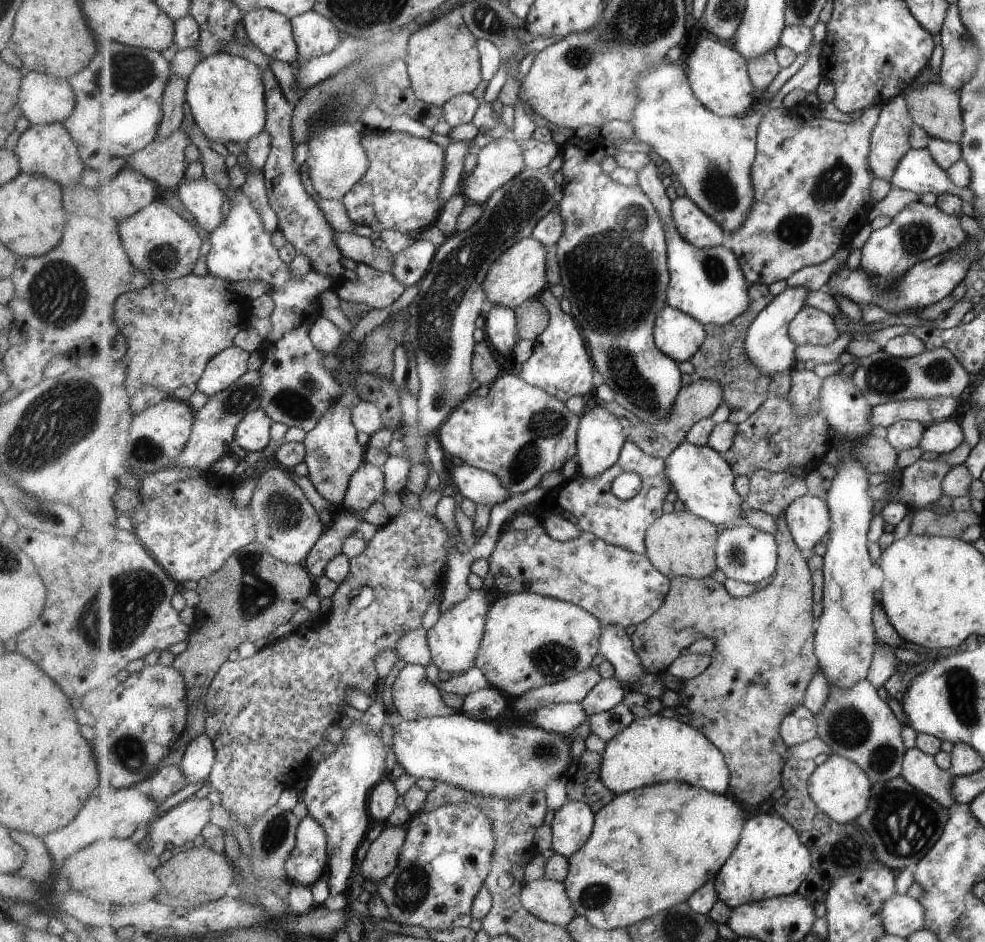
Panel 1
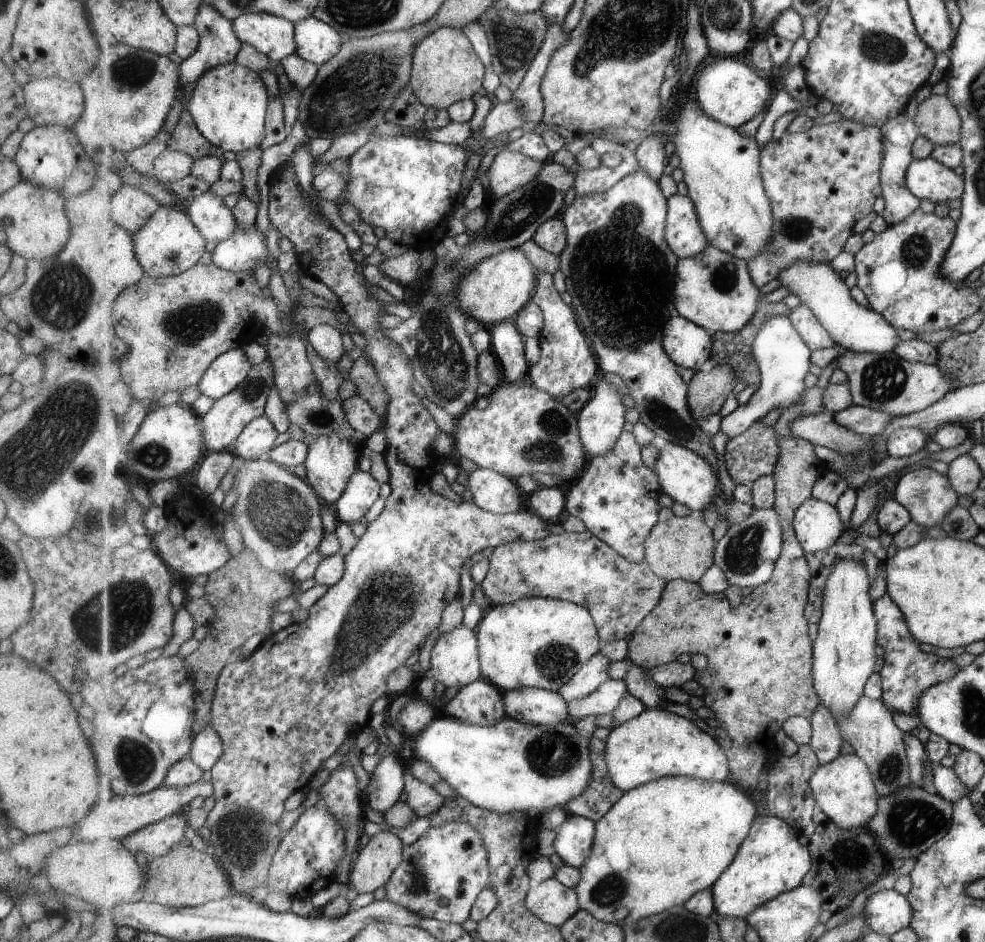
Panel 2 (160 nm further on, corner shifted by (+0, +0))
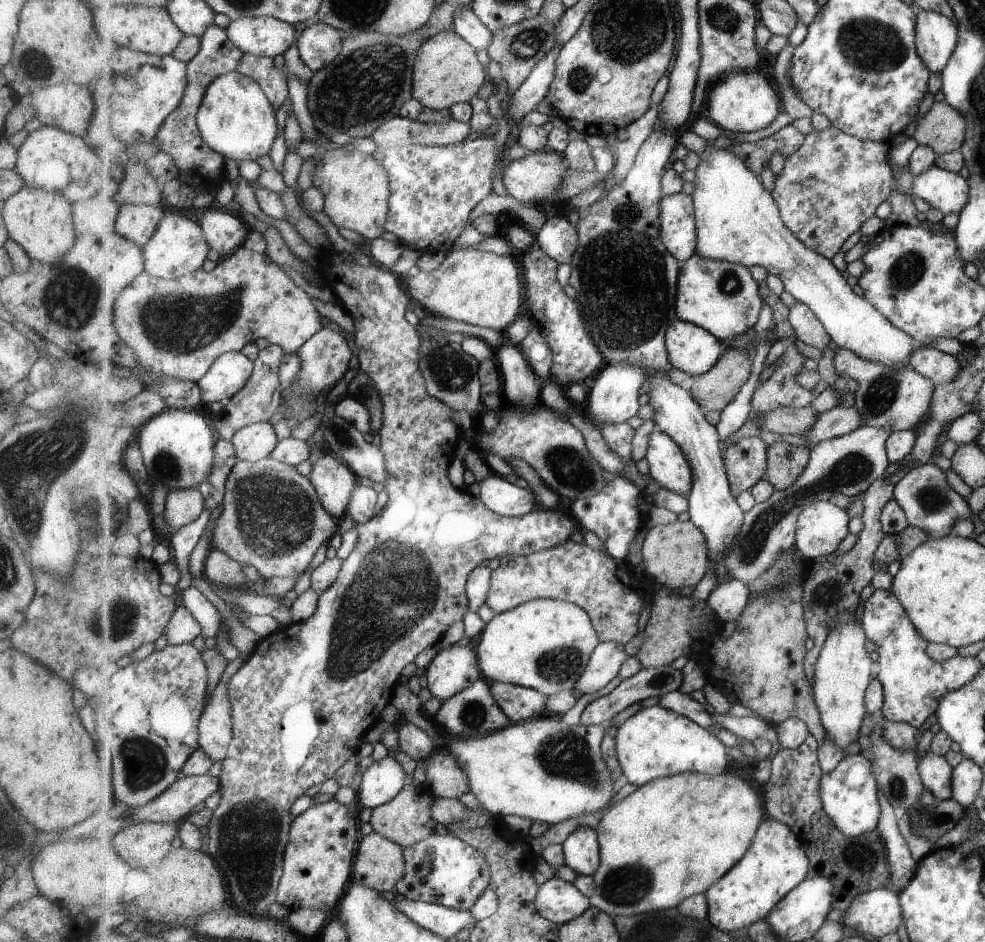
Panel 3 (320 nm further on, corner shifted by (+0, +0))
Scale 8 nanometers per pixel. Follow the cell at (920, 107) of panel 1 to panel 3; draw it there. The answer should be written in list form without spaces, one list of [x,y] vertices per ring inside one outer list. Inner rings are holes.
[[[933,102],[915,126],[912,139],[917,145],[929,146],[935,155],[958,150],[964,143],[967,121],[947,102]]]

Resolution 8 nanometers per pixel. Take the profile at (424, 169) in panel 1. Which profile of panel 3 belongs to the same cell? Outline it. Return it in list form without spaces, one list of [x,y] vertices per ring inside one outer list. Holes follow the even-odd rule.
[[[491,136],[470,139],[461,144],[452,146],[422,146],[417,144],[407,144],[407,146],[397,146],[396,148],[377,148],[373,152],[373,158],[385,166],[389,174],[389,215],[385,222],[386,231],[397,236],[400,244],[405,244],[405,248],[410,248],[418,253],[425,252],[449,252],[453,244],[435,244],[437,238],[451,234],[449,238],[455,242],[463,230],[467,228],[467,220],[471,216],[471,210],[479,206],[491,192],[493,192],[493,178],[495,170],[499,164],[499,158],[505,163],[505,145],[499,146],[495,138]]]

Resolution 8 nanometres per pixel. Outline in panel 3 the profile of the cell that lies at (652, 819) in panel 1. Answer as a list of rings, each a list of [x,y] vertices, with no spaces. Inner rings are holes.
[[[735,768],[719,776],[687,772],[648,781],[614,804],[599,826],[601,866],[593,875],[595,892],[590,897],[591,906],[607,912],[611,918],[633,917],[673,909],[691,896],[706,893],[745,857],[765,814],[761,796],[747,780],[737,775]]]

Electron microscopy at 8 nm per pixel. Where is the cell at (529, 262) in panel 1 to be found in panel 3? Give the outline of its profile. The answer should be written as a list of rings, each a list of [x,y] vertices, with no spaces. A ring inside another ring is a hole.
[[[473,247],[451,249],[446,259],[431,272],[423,272],[418,267],[410,268],[402,278],[414,303],[427,312],[434,311],[438,317],[462,321],[473,326],[497,330],[503,334],[519,318],[519,312],[527,301],[527,284],[523,282],[523,266],[517,264],[515,252],[497,256],[479,252]]]

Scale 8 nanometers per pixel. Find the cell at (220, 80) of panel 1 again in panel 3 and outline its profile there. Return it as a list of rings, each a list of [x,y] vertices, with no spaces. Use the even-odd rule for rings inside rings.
[[[238,70],[221,74],[209,84],[196,118],[205,143],[237,164],[263,158],[271,152],[273,142],[279,136],[277,112],[267,94],[255,78]]]

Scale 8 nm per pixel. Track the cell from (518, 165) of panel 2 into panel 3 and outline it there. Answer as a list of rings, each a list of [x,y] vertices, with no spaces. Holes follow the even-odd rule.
[[[550,149],[535,153],[528,152],[522,158],[517,160],[506,159],[502,169],[502,178],[507,195],[514,197],[517,201],[541,202],[547,200],[549,203],[555,203],[559,198],[559,188],[563,182],[565,174],[564,156]]]

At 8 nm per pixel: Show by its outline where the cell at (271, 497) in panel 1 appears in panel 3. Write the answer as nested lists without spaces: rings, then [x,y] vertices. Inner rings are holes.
[[[271,456],[258,462],[241,459],[233,468],[226,488],[224,509],[216,522],[211,546],[223,550],[241,565],[254,567],[261,580],[285,576],[295,578],[309,567],[317,550],[337,534],[337,522],[325,510],[313,482],[293,465],[278,462]]]

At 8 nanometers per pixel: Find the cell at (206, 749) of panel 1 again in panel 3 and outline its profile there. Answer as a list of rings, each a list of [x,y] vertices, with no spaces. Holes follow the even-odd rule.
[[[239,655],[228,665],[221,682],[200,720],[199,746],[211,760],[225,761],[233,741],[233,706],[229,702],[229,680],[243,667],[246,659]]]

